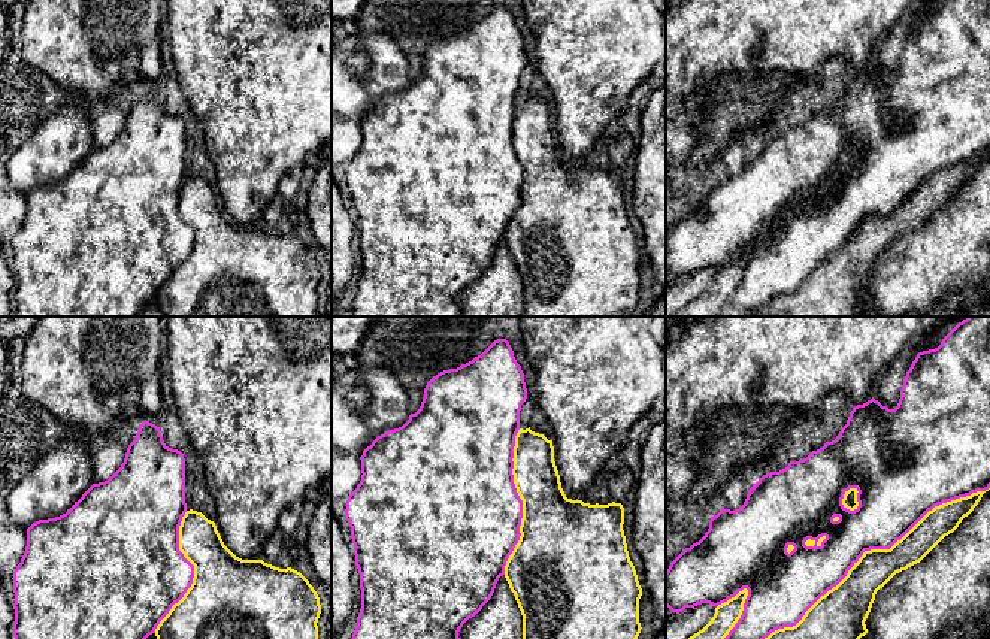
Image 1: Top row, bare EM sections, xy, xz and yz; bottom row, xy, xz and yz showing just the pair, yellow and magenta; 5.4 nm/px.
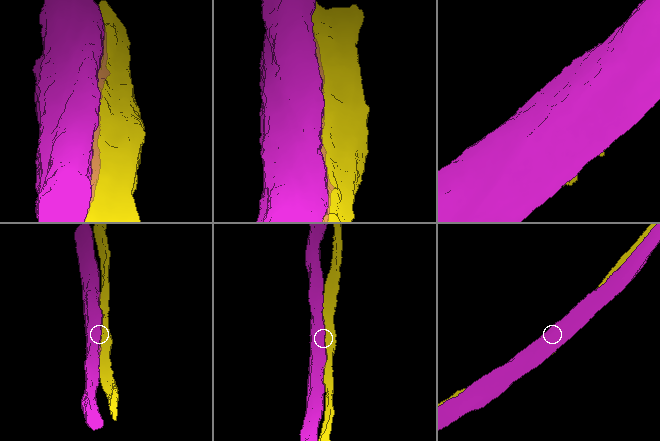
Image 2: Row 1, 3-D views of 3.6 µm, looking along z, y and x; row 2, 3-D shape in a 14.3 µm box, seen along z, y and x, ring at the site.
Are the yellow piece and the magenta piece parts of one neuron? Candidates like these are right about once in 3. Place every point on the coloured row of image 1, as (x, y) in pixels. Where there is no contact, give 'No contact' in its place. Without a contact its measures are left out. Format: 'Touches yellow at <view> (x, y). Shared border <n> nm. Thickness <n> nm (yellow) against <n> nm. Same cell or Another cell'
Touches yellow at yz (872, 550). Shared border 1450 nm. Thickness 200 nm (yellow) against 340 nm. Another cell

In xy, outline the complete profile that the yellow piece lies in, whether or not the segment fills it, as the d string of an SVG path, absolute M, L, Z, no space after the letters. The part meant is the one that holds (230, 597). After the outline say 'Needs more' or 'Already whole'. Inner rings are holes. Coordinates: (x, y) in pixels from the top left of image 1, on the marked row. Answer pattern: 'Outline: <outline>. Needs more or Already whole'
Outline: M193 509L179 526L179 551L194 566L193 584L157 626L157 639L318 639L320 597L300 572L236 557L224 545L215 523Z. Already whole

